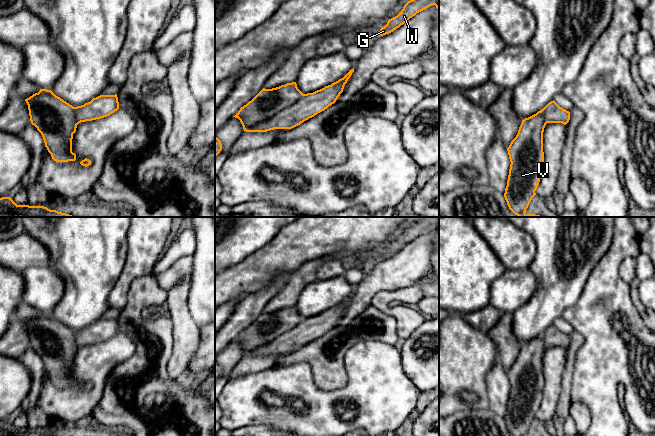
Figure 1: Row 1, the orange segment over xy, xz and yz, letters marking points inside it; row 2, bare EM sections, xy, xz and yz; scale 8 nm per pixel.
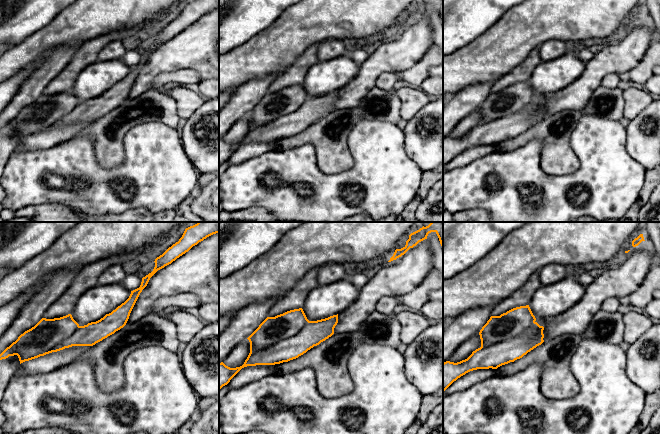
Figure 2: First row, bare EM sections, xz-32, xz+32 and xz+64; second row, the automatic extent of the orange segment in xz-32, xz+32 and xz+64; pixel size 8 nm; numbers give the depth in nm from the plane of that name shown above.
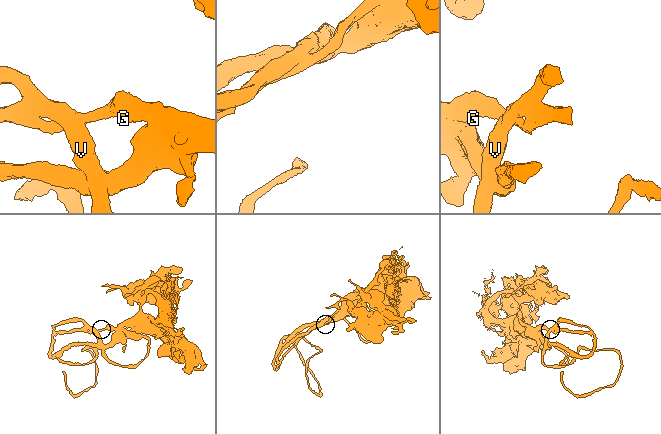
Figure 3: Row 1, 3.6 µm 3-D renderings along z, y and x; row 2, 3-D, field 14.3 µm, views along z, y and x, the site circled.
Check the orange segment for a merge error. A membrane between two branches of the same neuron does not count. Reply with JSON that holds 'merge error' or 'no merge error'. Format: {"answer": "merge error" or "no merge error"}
{"answer": "no merge error"}

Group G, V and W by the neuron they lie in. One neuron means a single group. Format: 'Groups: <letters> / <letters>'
Groups: G V W

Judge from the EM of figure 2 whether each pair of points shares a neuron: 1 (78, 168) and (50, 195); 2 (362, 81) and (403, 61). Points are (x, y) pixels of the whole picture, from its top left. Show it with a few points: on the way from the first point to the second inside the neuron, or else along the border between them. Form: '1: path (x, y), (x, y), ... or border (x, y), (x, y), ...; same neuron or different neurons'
1: path (93, 182), (93, 185), (83, 195), (65, 195); same neuron
2: path (372, 71), (382, 61), (393, 61); same neuron

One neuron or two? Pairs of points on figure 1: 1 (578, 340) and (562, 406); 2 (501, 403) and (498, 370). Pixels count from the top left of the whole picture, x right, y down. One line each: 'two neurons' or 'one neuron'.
1: one neuron
2: one neuron

